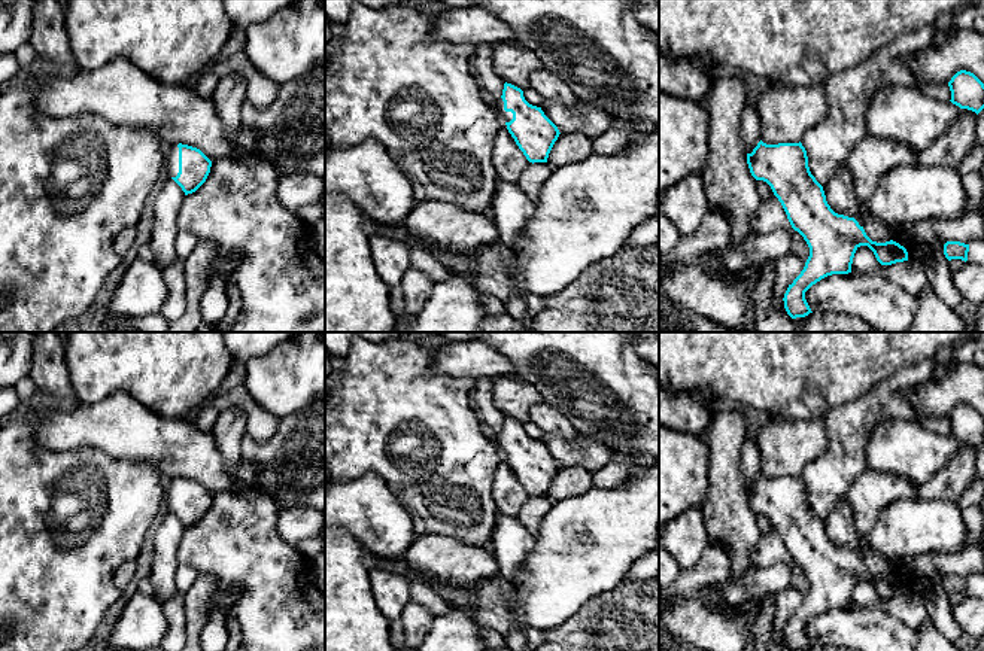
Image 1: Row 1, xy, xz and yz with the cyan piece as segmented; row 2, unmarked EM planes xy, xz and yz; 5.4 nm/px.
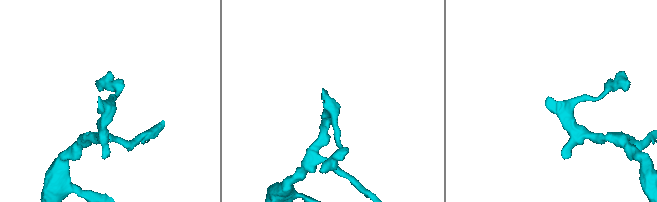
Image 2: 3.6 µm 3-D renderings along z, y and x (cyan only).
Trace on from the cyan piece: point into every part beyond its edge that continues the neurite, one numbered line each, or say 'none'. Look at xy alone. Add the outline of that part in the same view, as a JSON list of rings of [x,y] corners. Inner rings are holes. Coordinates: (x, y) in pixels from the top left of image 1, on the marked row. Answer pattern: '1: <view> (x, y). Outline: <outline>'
1: xy (172, 160). Outline: [[[177,145],[167,147],[165,167],[168,177],[176,177],[179,173],[179,147]]]

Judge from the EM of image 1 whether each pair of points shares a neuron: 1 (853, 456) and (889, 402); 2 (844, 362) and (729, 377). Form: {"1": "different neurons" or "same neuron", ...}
{"1": "same neuron", "2": "same neuron"}

